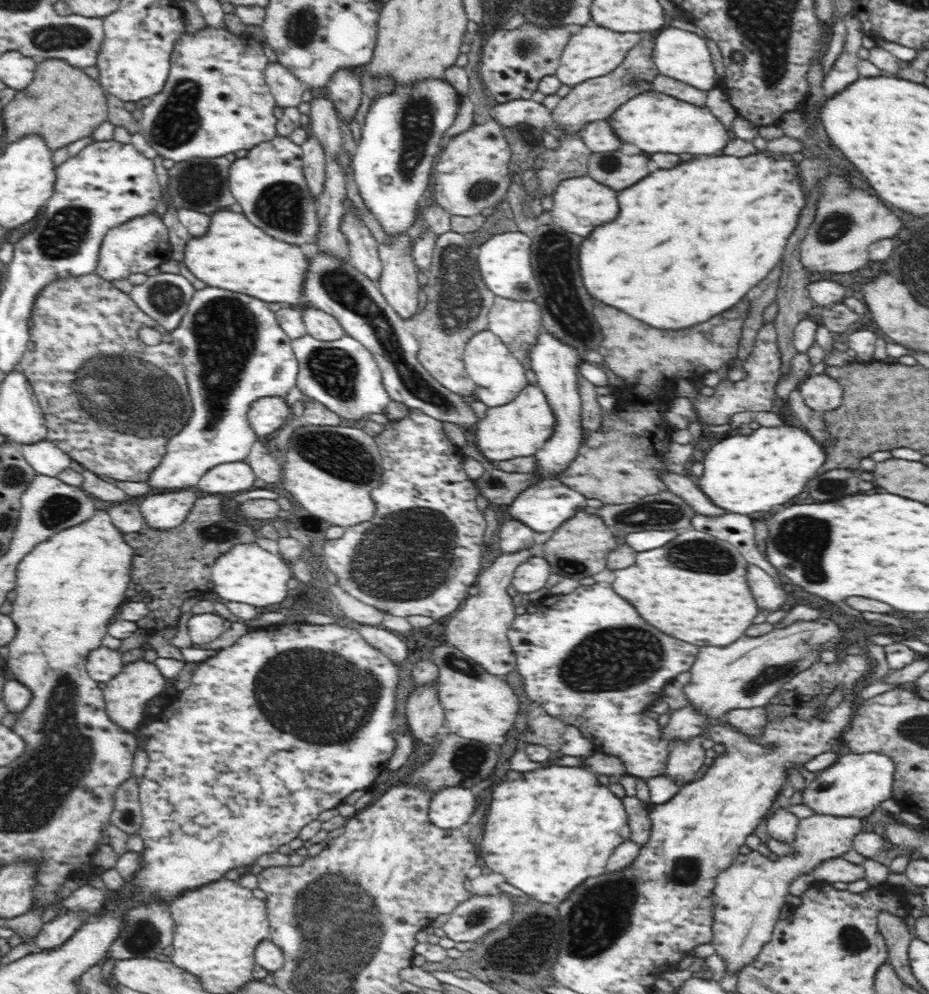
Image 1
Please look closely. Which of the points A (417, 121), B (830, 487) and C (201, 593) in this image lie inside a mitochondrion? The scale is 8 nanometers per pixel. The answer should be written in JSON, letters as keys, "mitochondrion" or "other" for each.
{"A":"mitochondrion","B":"mitochondrion","C":"other"}

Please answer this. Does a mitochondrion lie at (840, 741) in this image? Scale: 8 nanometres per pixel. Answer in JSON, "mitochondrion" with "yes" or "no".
{"mitochondrion":"no"}

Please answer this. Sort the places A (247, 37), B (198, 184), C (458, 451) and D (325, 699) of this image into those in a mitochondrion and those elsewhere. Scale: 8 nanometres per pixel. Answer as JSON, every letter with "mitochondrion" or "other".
{"A":"other","B":"mitochondrion","C":"other","D":"mitochondrion"}

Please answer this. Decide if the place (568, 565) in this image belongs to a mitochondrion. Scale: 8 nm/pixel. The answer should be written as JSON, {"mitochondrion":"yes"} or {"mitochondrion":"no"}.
{"mitochondrion":"yes"}

